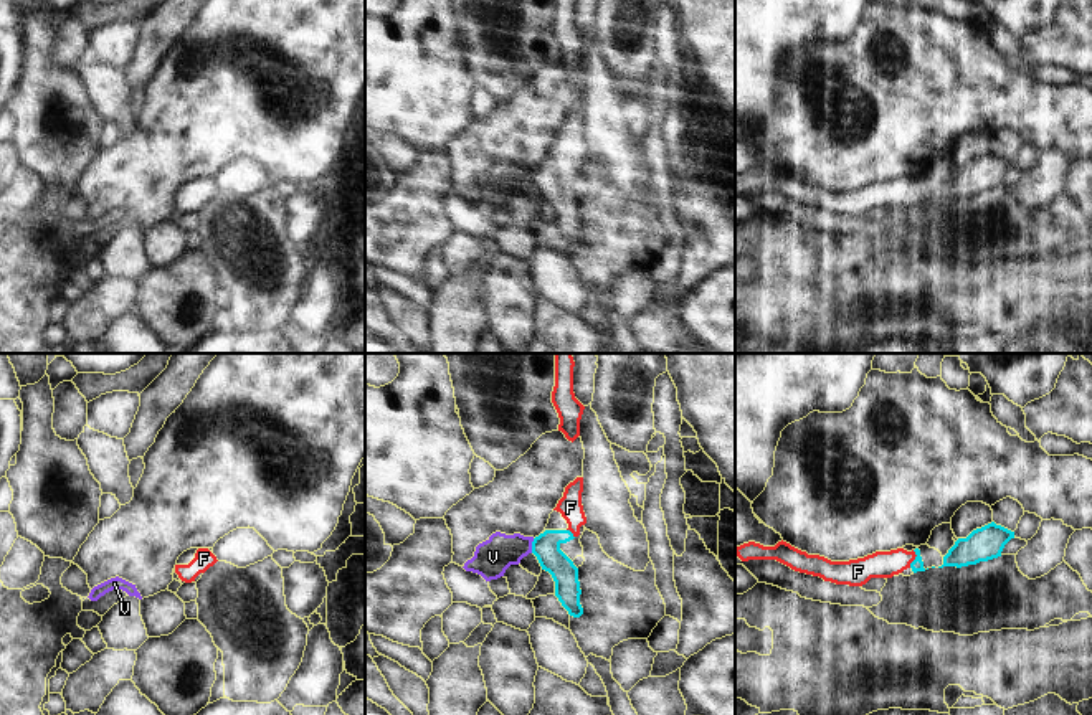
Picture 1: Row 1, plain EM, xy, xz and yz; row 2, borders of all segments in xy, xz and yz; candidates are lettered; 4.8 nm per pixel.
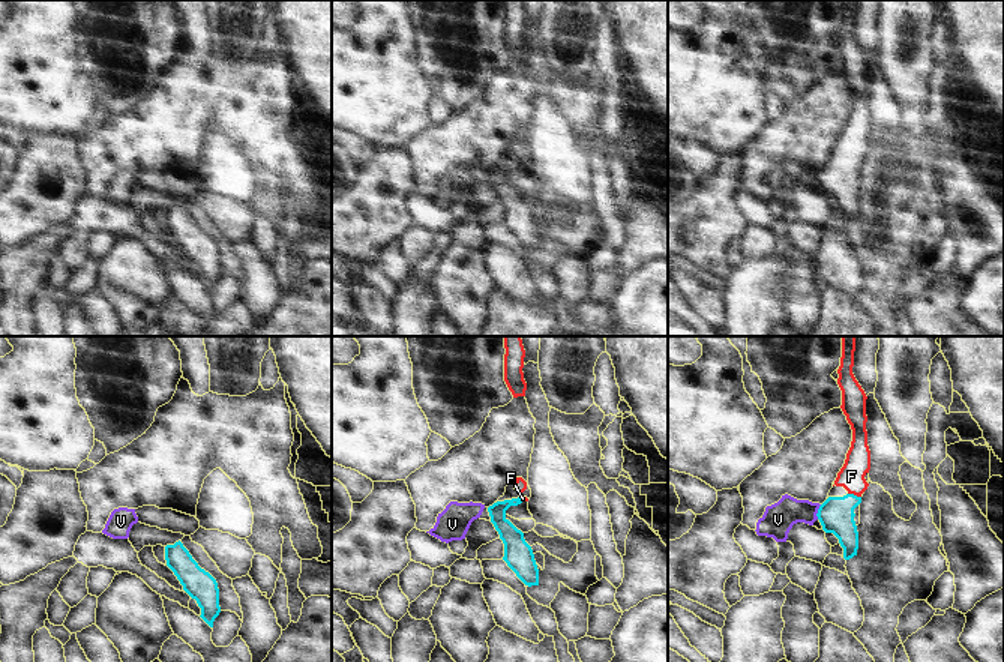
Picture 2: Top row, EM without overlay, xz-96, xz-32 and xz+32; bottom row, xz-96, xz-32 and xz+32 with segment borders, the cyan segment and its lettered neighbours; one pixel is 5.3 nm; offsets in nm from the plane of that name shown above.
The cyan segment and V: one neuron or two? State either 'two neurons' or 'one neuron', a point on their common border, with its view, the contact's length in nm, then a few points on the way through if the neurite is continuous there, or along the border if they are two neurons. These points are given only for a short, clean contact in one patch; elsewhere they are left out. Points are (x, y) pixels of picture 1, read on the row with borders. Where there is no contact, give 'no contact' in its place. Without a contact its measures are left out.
two neurons; contact xz (532, 545); length 70 nm; border xz (534, 539), (531, 552)

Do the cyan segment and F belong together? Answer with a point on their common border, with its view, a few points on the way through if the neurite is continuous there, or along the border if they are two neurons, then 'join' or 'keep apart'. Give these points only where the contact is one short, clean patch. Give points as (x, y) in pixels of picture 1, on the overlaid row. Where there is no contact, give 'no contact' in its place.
contact yz (916, 558); way yz (917, 565), (916, 558), (881, 563); join

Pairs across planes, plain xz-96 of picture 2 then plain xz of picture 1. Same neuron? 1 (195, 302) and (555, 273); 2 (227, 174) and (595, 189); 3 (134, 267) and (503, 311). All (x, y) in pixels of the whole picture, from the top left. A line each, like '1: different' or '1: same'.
1: same
2: different
3: same

